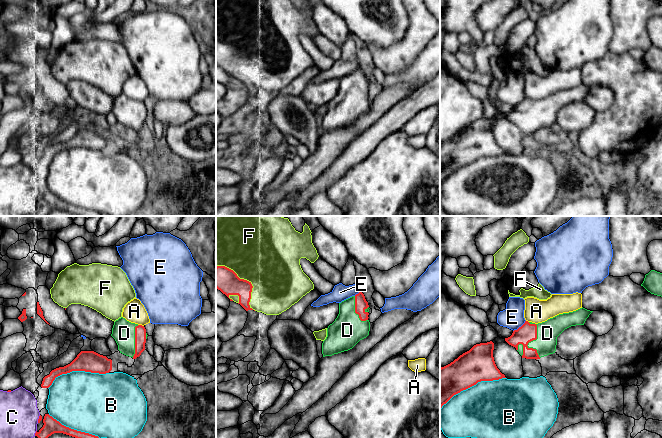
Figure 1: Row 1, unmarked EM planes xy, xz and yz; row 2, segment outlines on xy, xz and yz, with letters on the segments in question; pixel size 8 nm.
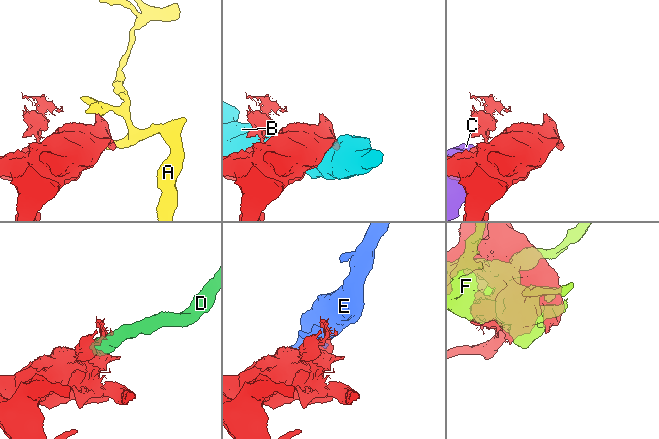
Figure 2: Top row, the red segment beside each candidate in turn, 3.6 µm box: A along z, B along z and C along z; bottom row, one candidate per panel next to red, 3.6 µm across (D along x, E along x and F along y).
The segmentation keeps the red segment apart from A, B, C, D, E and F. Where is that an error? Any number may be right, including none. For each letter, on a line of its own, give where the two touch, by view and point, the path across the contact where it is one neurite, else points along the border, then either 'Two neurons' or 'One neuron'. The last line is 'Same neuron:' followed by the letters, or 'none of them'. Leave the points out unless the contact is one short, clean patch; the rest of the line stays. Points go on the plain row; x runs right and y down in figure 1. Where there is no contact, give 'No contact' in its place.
A: Touches red at xy (141, 101). Boundary: xy (138, 100), (143, 102). Two neurons
B: Touches red at yz (472, 161). Two neurons
C: Touches red at xy (38, 195). Two neurons
D: Touches red at yz (533, 115). Path across: yz (527, 108), (533, 115), (540, 115), (547, 108). One neuron
E: Touches red at yz (519, 103). Boundary: yz (525, 96), (513, 107). Two neurons
F: Touches red at xz (246, 56). Two neurons
Same neuron: D

